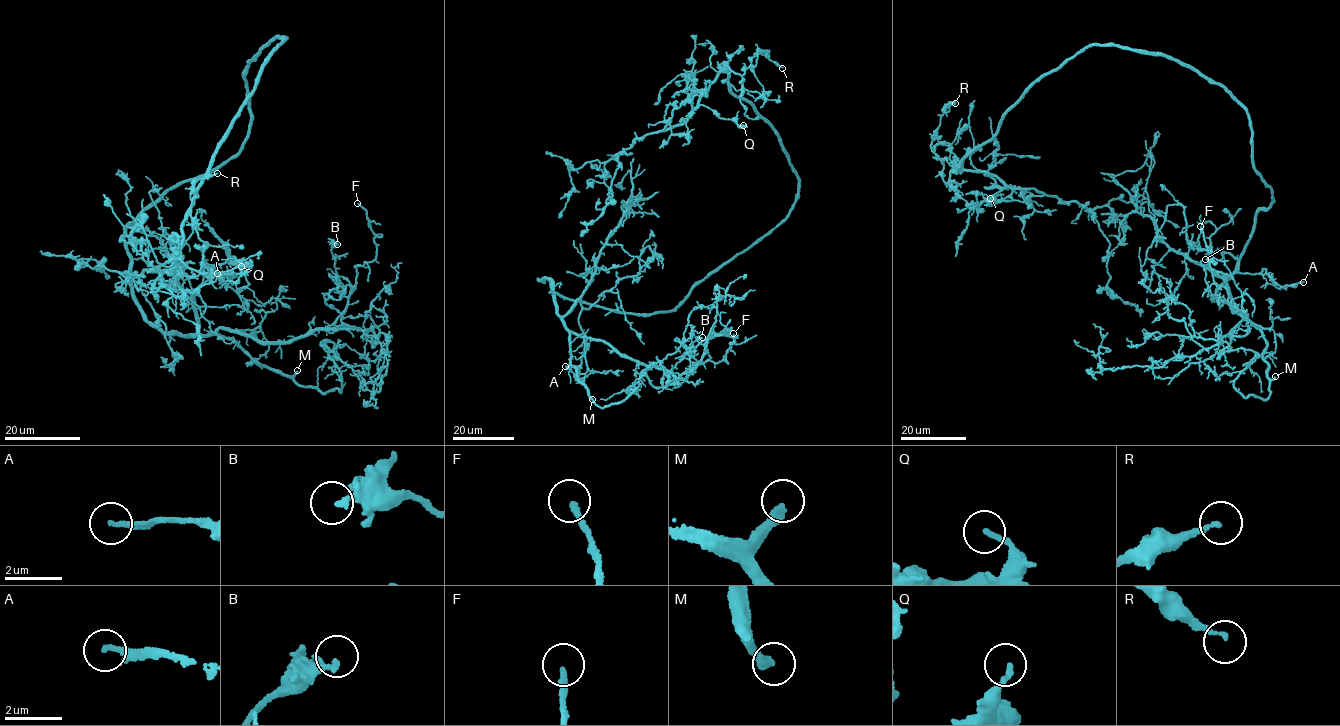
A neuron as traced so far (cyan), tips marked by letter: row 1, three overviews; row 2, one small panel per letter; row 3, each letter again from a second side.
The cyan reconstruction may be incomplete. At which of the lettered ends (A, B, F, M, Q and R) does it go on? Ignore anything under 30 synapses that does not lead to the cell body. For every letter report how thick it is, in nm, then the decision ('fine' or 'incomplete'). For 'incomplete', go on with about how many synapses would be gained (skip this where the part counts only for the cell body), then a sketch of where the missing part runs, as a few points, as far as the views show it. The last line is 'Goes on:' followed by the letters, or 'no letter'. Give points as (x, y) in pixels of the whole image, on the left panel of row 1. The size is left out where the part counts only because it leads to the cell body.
A: 200 nm | incomplete | 60 syn | (217, 273), (171, 268), (159, 258), (128, 247), (102, 231)
B: 220 nm | fine
F: 200 nm | incomplete | 35 syn | (357, 203), (344, 202), (316, 214), (313, 218), (315, 236), (327, 239)
M: 340 nm | incomplete | (297, 370), (317, 357), (357, 315), (394, 285), (402, 291), (407, 289)
Q: 180 nm | fine
R: 150 nm | fine
Goes on: A, F, M

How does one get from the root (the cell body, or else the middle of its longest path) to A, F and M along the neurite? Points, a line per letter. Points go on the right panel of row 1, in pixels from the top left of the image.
A: (1250, 119), (1253, 166), (1274, 199), (1218, 296), (1238, 312), (1227, 283), (1236, 272), (1303, 282)
F: (1250, 119), (1274, 199), (1217, 292), (1247, 316), (1229, 337), (1245, 335), (1200, 226)
M: (1250, 119), (1253, 166), (1274, 199), (1256, 214), (1236, 270), (1217, 292), (1259, 327), (1266, 371), (1275, 376)

